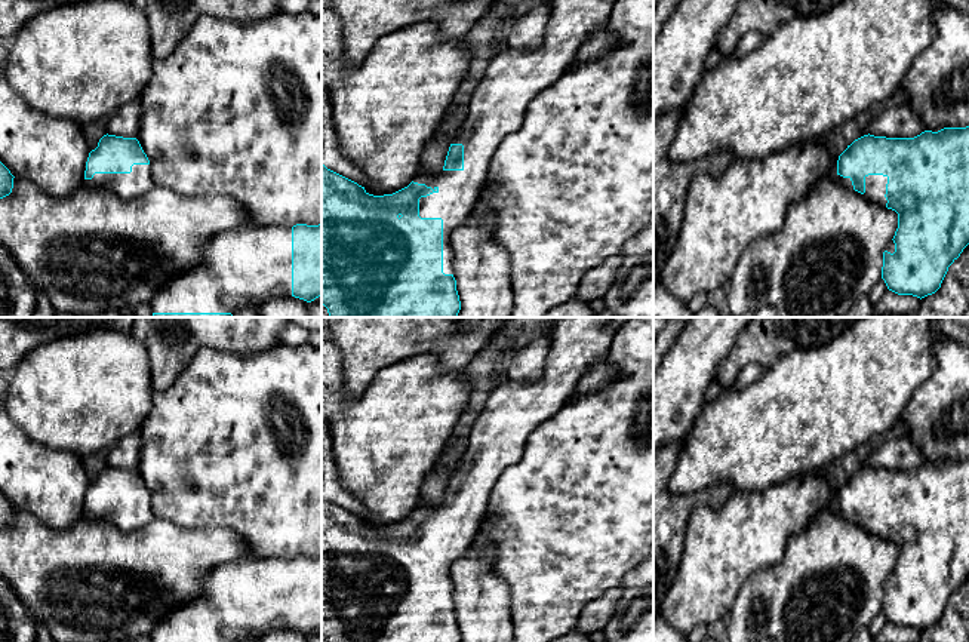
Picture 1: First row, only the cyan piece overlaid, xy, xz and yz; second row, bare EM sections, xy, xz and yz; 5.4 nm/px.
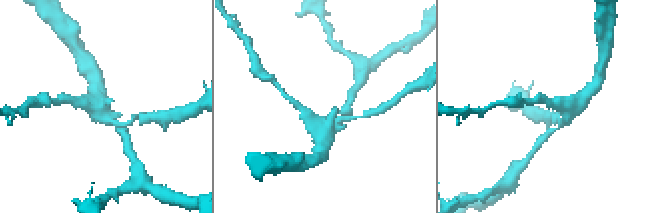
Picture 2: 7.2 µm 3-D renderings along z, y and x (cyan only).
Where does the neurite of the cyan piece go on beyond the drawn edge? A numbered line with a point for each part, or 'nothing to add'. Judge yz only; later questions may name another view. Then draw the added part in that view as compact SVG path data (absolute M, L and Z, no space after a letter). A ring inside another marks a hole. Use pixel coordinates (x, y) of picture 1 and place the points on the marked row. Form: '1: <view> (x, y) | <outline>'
1: yz (874, 184) | M883 175L865 176L865 193L864 193L864 196L868 200L871 200L873 203L879 203L882 206L886 206L886 203L888 203L888 200L885 197L886 184L888 184L888 176L883 176Z

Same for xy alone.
1: xy (240, 269) | M255 225L203 243L203 259L170 279L150 300L153 313L237 313L271 298L292 297L292 227Z

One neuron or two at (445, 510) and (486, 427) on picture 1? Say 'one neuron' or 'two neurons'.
one neuron

